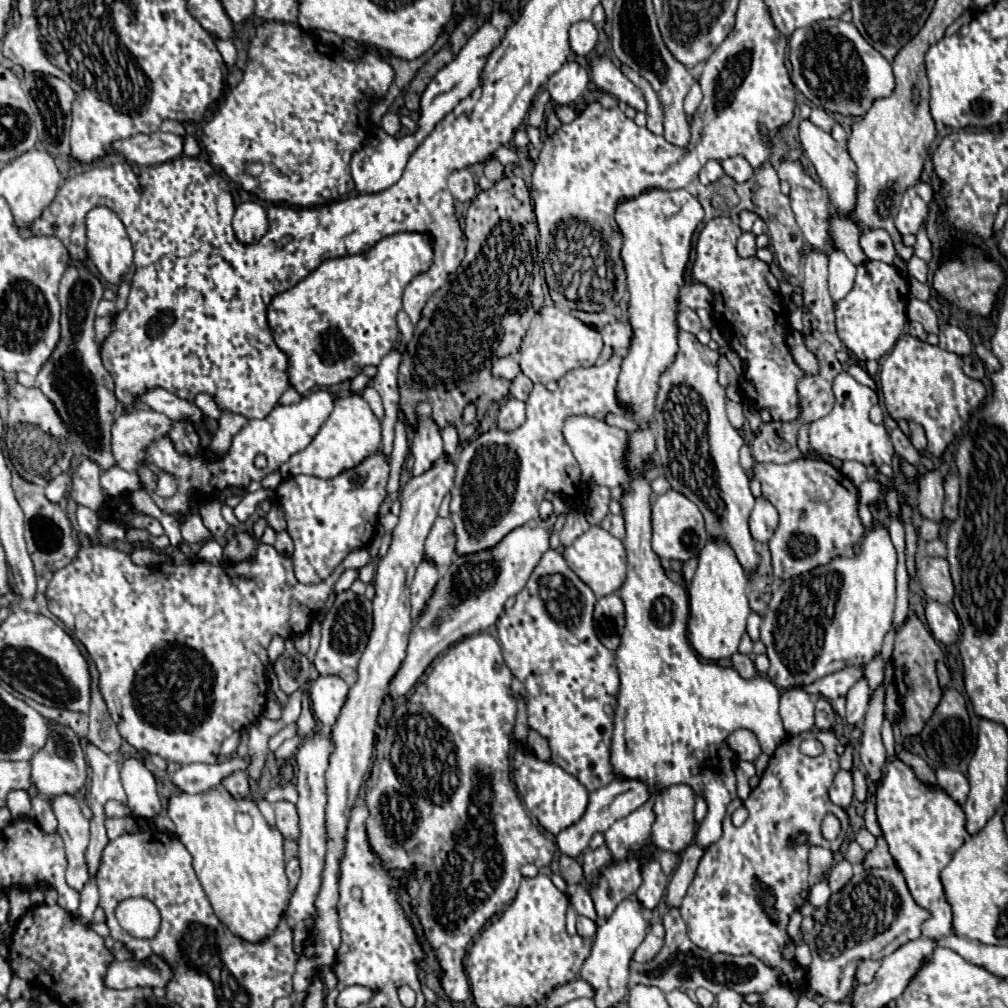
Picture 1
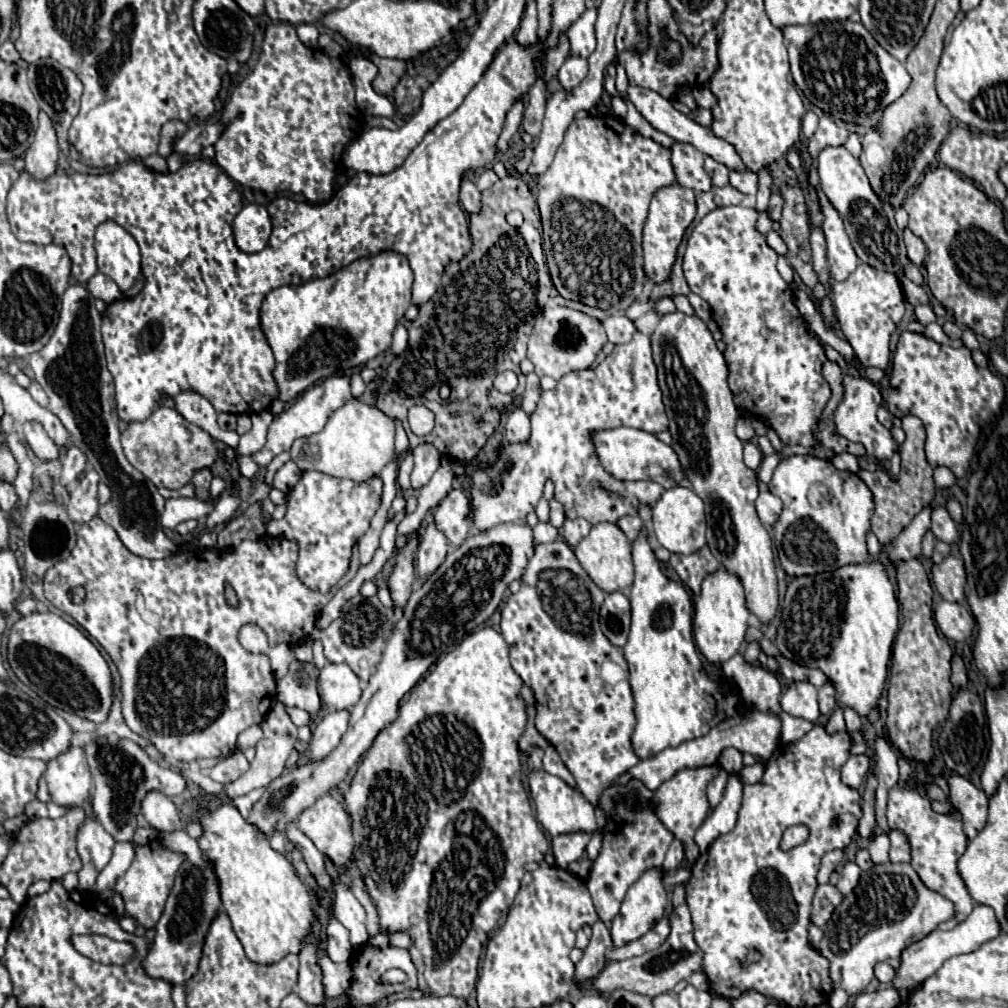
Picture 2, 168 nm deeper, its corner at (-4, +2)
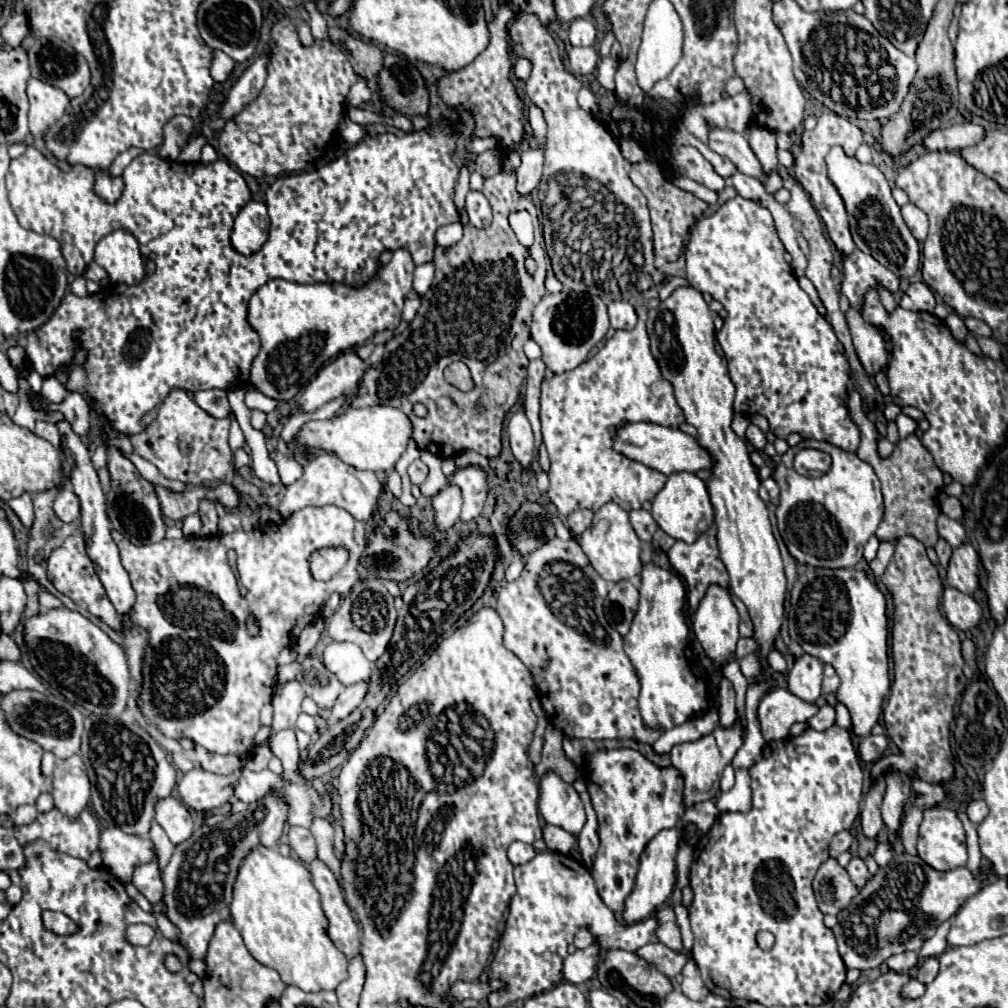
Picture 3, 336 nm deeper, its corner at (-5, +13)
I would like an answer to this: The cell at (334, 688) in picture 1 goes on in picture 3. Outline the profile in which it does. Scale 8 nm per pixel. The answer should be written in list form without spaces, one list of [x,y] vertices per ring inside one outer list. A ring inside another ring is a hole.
[[[331,642],[323,652],[323,664],[337,676],[343,686],[363,682],[371,674],[371,662],[363,656],[359,646],[351,642]]]

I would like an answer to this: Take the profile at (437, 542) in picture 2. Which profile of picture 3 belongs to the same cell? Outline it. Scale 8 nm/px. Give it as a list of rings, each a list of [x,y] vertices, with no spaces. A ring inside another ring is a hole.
[[[445,486],[439,494],[433,496],[433,524],[437,528],[437,532],[447,532],[455,526],[457,518],[459,518],[459,510],[461,510],[461,492],[457,490],[457,486]]]

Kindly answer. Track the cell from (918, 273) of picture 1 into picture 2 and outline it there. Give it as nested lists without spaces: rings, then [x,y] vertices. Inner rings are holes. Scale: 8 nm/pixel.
[[[908,227],[904,229],[904,241],[906,241],[906,249],[908,249],[910,261],[920,267],[924,257],[926,257],[926,245],[924,245],[924,241],[920,237],[916,237]]]

